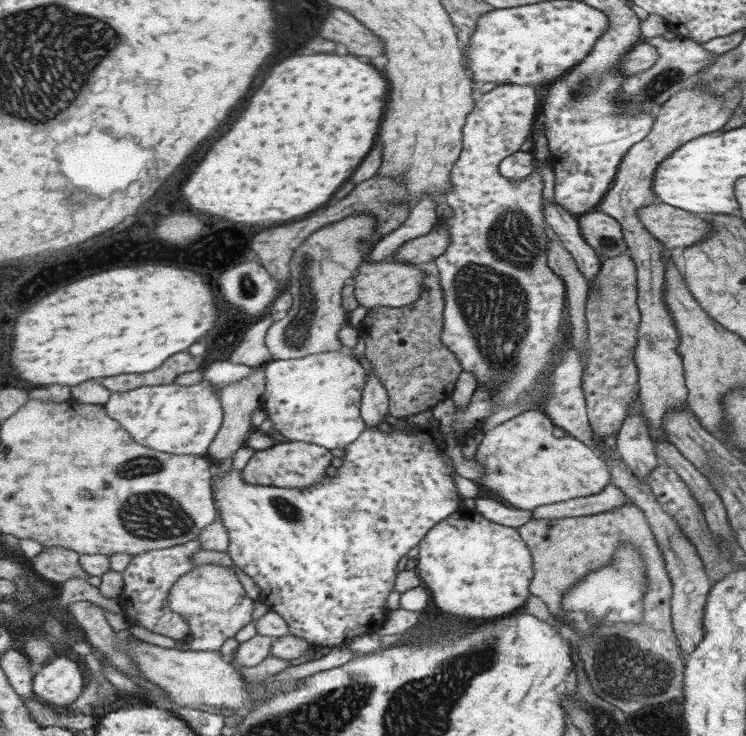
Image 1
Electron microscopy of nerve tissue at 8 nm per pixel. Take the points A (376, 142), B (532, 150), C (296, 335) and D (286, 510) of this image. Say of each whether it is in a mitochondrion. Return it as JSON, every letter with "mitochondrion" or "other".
{"A":"other","B":"other","C":"mitochondrion","D":"mitochondrion"}

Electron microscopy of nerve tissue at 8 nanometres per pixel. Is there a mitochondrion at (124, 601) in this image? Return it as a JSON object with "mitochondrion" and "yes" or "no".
{"mitochondrion":"no"}

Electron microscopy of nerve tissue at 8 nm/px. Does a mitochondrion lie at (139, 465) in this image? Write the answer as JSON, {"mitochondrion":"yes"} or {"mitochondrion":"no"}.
{"mitochondrion":"yes"}

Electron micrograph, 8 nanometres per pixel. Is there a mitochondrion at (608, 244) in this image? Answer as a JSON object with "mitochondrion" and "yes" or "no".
{"mitochondrion":"yes"}

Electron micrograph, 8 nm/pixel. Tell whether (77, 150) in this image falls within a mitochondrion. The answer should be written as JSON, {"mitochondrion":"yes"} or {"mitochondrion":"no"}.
{"mitochondrion":"no"}

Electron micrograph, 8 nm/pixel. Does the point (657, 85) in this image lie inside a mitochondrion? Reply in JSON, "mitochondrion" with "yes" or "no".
{"mitochondrion":"yes"}

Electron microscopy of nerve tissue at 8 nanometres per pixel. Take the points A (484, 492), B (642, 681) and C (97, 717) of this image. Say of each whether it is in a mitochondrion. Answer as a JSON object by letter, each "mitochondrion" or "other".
{"A":"other","B":"mitochondrion","C":"other"}

